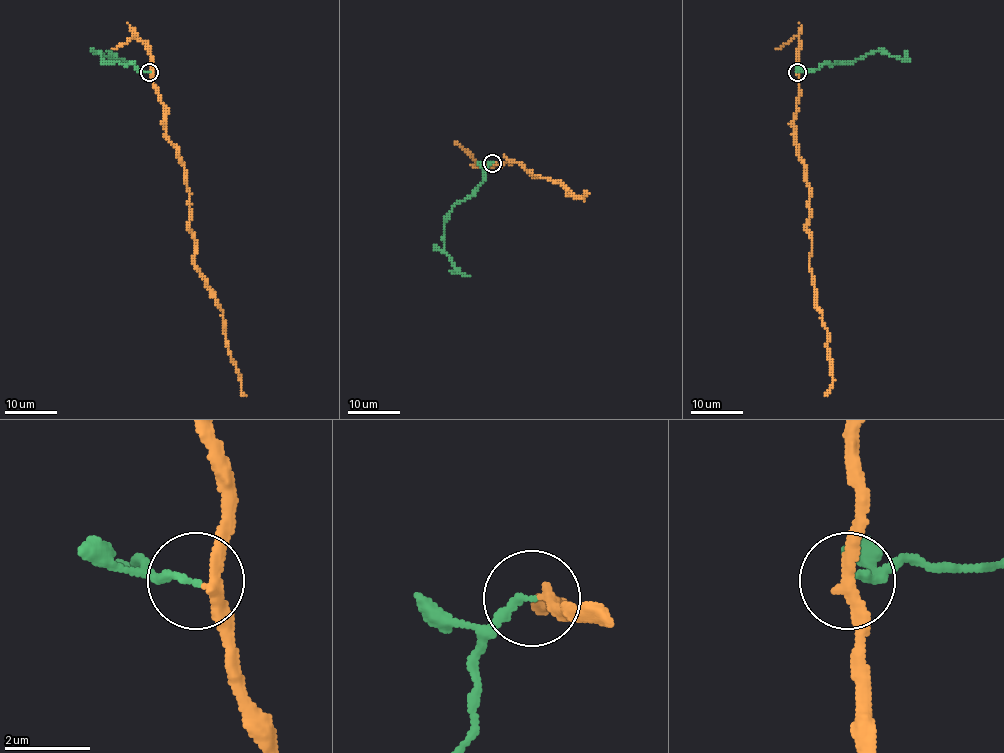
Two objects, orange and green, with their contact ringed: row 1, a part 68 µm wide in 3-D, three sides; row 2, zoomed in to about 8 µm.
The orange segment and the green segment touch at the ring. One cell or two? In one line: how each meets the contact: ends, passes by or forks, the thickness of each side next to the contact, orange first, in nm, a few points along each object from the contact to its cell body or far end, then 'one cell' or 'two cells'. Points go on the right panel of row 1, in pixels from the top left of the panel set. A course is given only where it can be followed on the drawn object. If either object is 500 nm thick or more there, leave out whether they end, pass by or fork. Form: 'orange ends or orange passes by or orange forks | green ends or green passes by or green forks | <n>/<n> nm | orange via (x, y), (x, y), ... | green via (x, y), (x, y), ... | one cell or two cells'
orange passes by | green ends | 260/180 nm | orange via (797, 72), (794, 138), (810, 190), (810, 265), (832, 374), (825, 396) | green via (797, 72), (816, 70), (822, 65), (851, 63), (874, 52), (886, 52), (903, 59), (907, 56), (904, 50) | two cells

